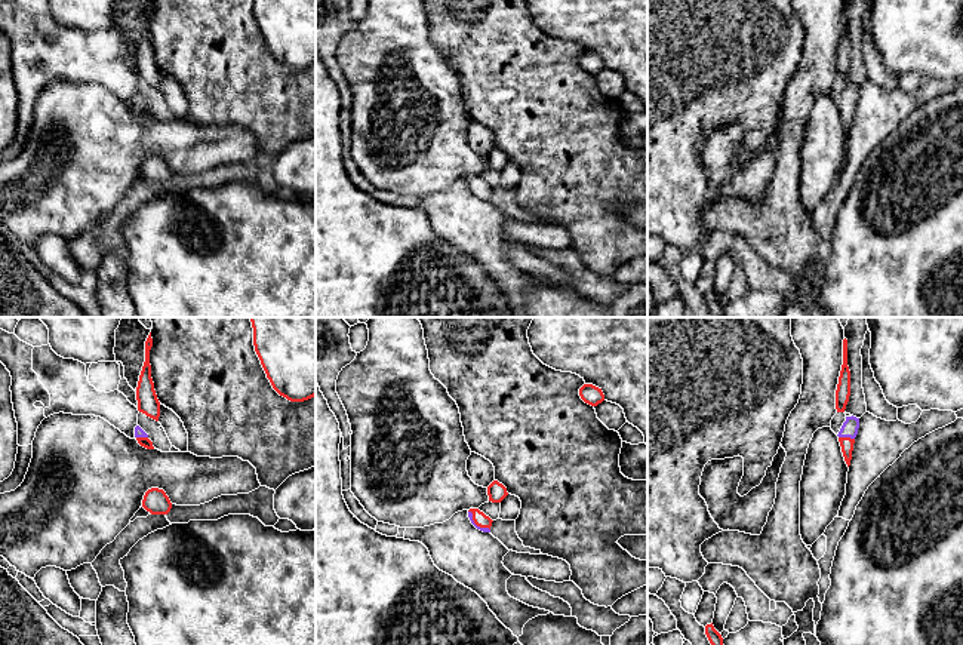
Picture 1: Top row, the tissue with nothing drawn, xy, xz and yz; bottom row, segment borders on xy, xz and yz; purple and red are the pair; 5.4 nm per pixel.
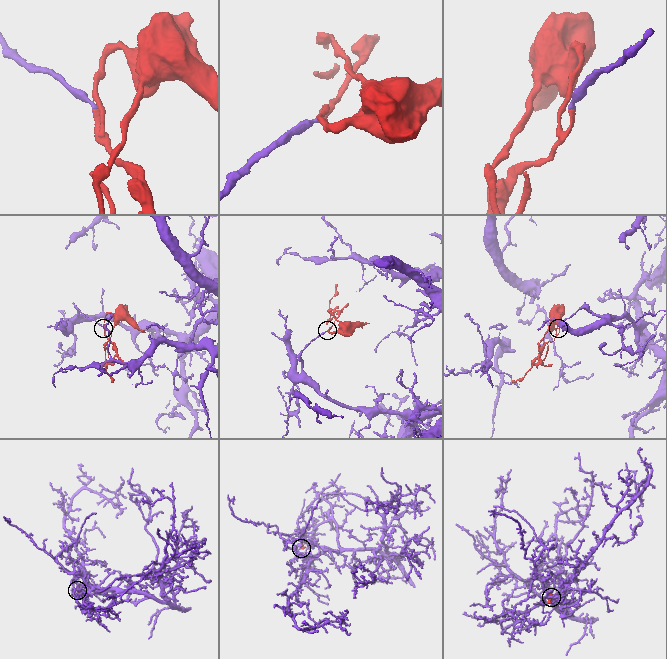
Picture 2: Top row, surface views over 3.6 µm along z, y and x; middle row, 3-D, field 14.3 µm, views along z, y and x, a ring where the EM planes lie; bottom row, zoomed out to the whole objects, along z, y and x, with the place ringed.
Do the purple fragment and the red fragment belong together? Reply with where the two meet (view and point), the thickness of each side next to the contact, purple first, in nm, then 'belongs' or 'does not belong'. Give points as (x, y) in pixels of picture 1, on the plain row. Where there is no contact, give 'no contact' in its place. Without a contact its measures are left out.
meets purple in yz at (846, 104); 90 nm thick on the purple side, 70 nm on the other; belongs

